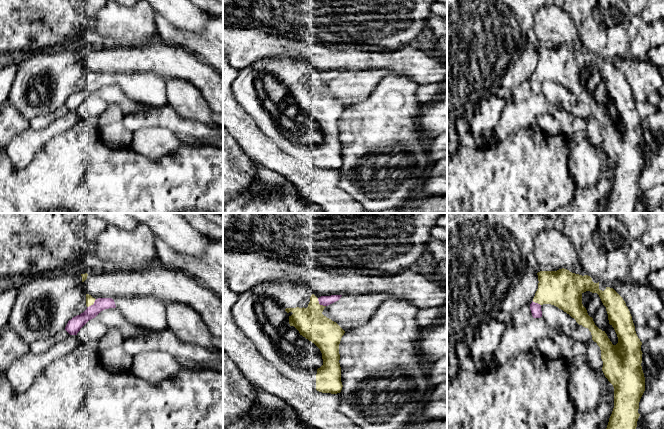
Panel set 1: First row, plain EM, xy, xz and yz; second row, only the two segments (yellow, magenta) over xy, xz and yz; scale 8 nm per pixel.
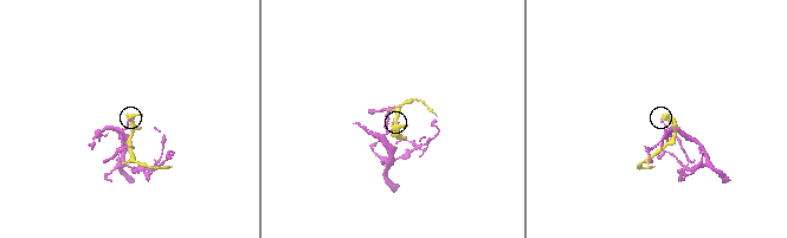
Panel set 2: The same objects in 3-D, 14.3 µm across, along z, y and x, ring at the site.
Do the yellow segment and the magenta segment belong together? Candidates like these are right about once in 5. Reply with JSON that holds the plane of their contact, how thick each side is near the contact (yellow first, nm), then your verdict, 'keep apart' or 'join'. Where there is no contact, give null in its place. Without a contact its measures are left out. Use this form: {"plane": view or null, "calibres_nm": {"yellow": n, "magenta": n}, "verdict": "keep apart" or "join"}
{"plane": "xz", "calibres_nm": {"yellow": 240, "magenta": 80}, "verdict": "keep apart"}

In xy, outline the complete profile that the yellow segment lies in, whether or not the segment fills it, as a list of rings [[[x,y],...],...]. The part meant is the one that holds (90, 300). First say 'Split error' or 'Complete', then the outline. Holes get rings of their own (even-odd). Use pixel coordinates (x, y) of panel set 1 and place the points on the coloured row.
Split error. [[[61,274],[58,276],[37,277],[25,283],[17,289],[16,299],[12,307],[7,326],[13,329],[27,344],[36,340],[55,336],[64,330],[68,321],[83,313],[89,306],[93,305],[95,298],[86,294],[82,288],[83,282],[88,274],[71,275]]]

